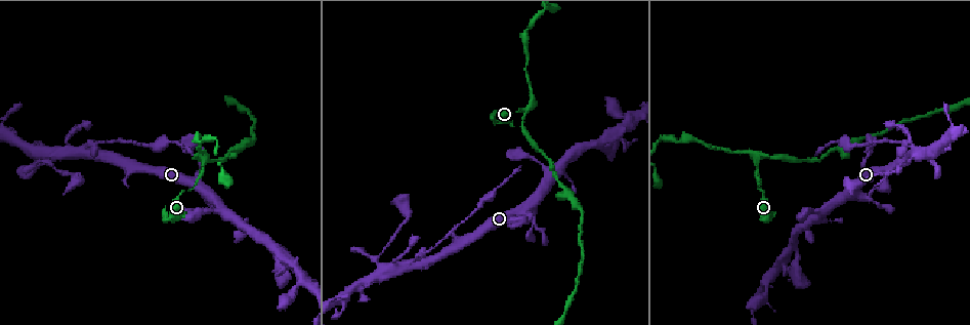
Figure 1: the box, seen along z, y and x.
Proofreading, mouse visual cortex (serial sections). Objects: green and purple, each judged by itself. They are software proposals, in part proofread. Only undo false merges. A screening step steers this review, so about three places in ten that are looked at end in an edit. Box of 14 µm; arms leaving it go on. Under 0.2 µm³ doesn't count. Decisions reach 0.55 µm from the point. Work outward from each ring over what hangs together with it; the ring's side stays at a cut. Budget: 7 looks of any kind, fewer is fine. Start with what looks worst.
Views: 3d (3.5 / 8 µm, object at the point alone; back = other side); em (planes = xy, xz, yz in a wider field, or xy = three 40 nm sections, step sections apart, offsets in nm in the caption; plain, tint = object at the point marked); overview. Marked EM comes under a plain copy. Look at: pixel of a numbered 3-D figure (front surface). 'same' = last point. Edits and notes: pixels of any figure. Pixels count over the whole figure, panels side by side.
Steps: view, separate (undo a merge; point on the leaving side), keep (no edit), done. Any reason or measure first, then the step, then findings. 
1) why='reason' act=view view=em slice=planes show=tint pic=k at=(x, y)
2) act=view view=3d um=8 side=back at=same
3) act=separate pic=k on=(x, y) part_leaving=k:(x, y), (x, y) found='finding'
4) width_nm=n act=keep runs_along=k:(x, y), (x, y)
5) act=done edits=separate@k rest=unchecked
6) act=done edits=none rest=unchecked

why='two arms in line, one across' act=view view=3d um=3.5 pic=1 at=(427, 259)

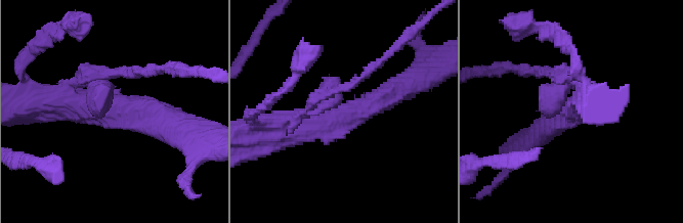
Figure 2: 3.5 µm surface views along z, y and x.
arms=3 arm_widths_nm=150,350,500 why='now the EM' act=view view=em slice=planes show=tint pic=2 at=(337, 113)

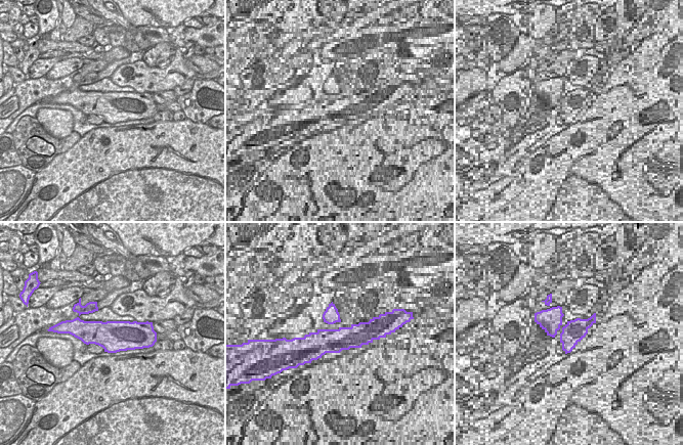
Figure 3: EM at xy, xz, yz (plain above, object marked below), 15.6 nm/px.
act=keep runs_along=2:(397, 91), (363, 109), (271, 133) found='all the same cell'

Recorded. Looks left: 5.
why='narrows sharply' act=view view=3d um=3.5 pic=1 at=(757, 160)

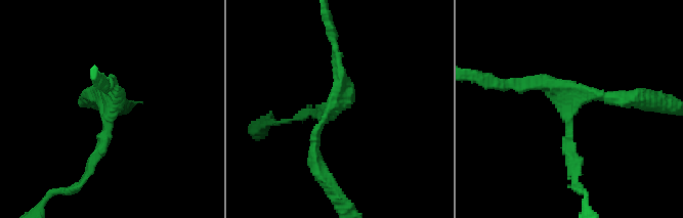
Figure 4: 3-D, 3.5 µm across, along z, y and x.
arm_widths_nm=150,150,150 act=keep runs_along=4:(574, 169), (566, 105), (580, 96), (625, 99) found='all the same cell'

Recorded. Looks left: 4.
why='three-way junction' act=view view=3d um=3.5 pic=1 at=(381, 267)

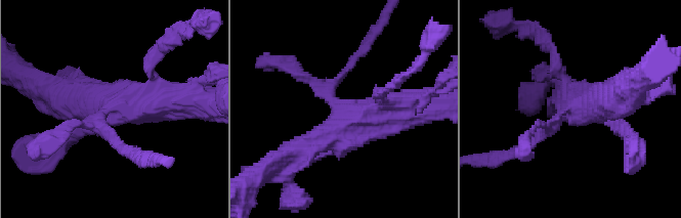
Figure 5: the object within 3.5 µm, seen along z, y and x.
why='shape alone is not enough' act=view view=em slice=planes show=tint pic=5 at=(342, 111)

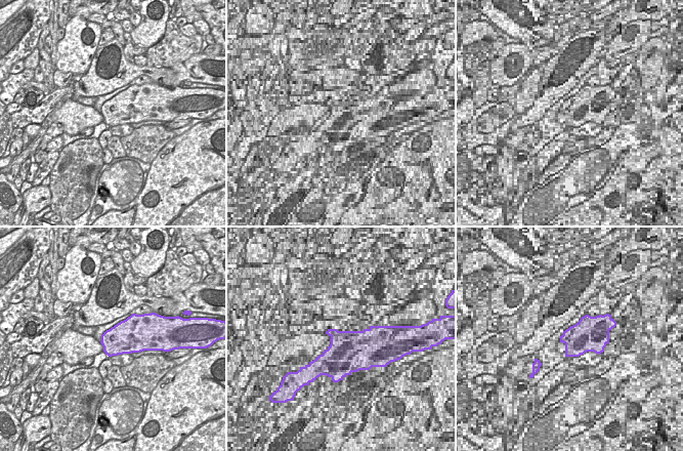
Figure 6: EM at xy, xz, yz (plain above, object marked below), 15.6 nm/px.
width_nm=500 act=keep runs_along=5:(423, 106), (370, 117), (294, 154) found='one cell here'

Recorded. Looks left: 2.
act=done edits=none rest=unchecked

